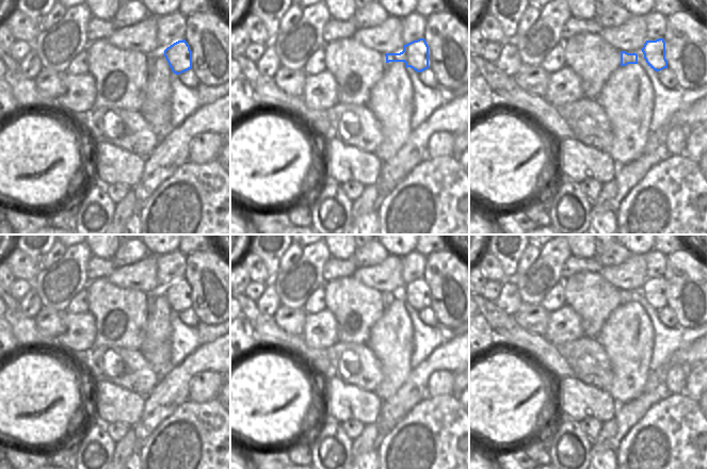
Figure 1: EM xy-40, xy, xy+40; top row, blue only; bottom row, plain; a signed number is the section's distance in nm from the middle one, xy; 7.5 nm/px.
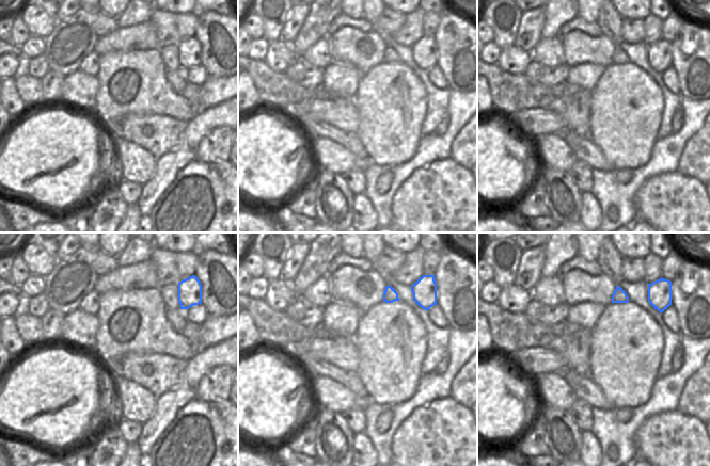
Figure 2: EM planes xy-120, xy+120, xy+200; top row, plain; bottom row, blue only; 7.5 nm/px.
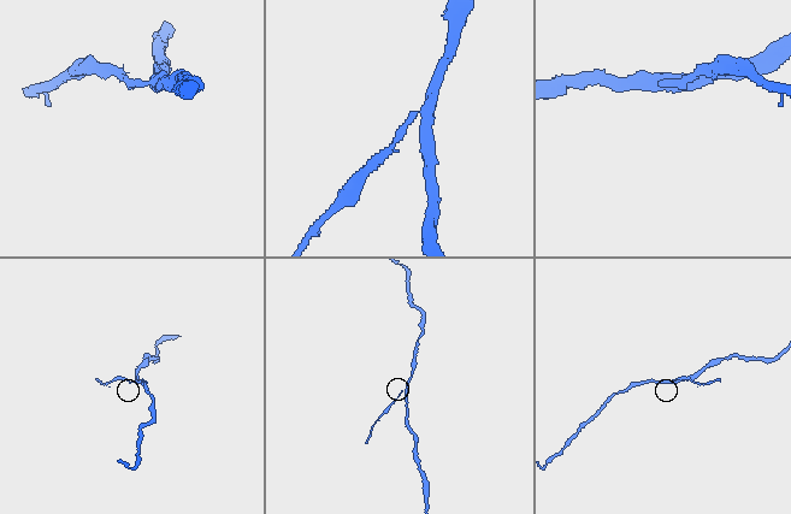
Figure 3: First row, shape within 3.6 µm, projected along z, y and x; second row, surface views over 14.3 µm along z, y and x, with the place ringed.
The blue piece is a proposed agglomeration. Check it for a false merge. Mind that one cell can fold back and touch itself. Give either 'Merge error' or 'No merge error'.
Merge error

